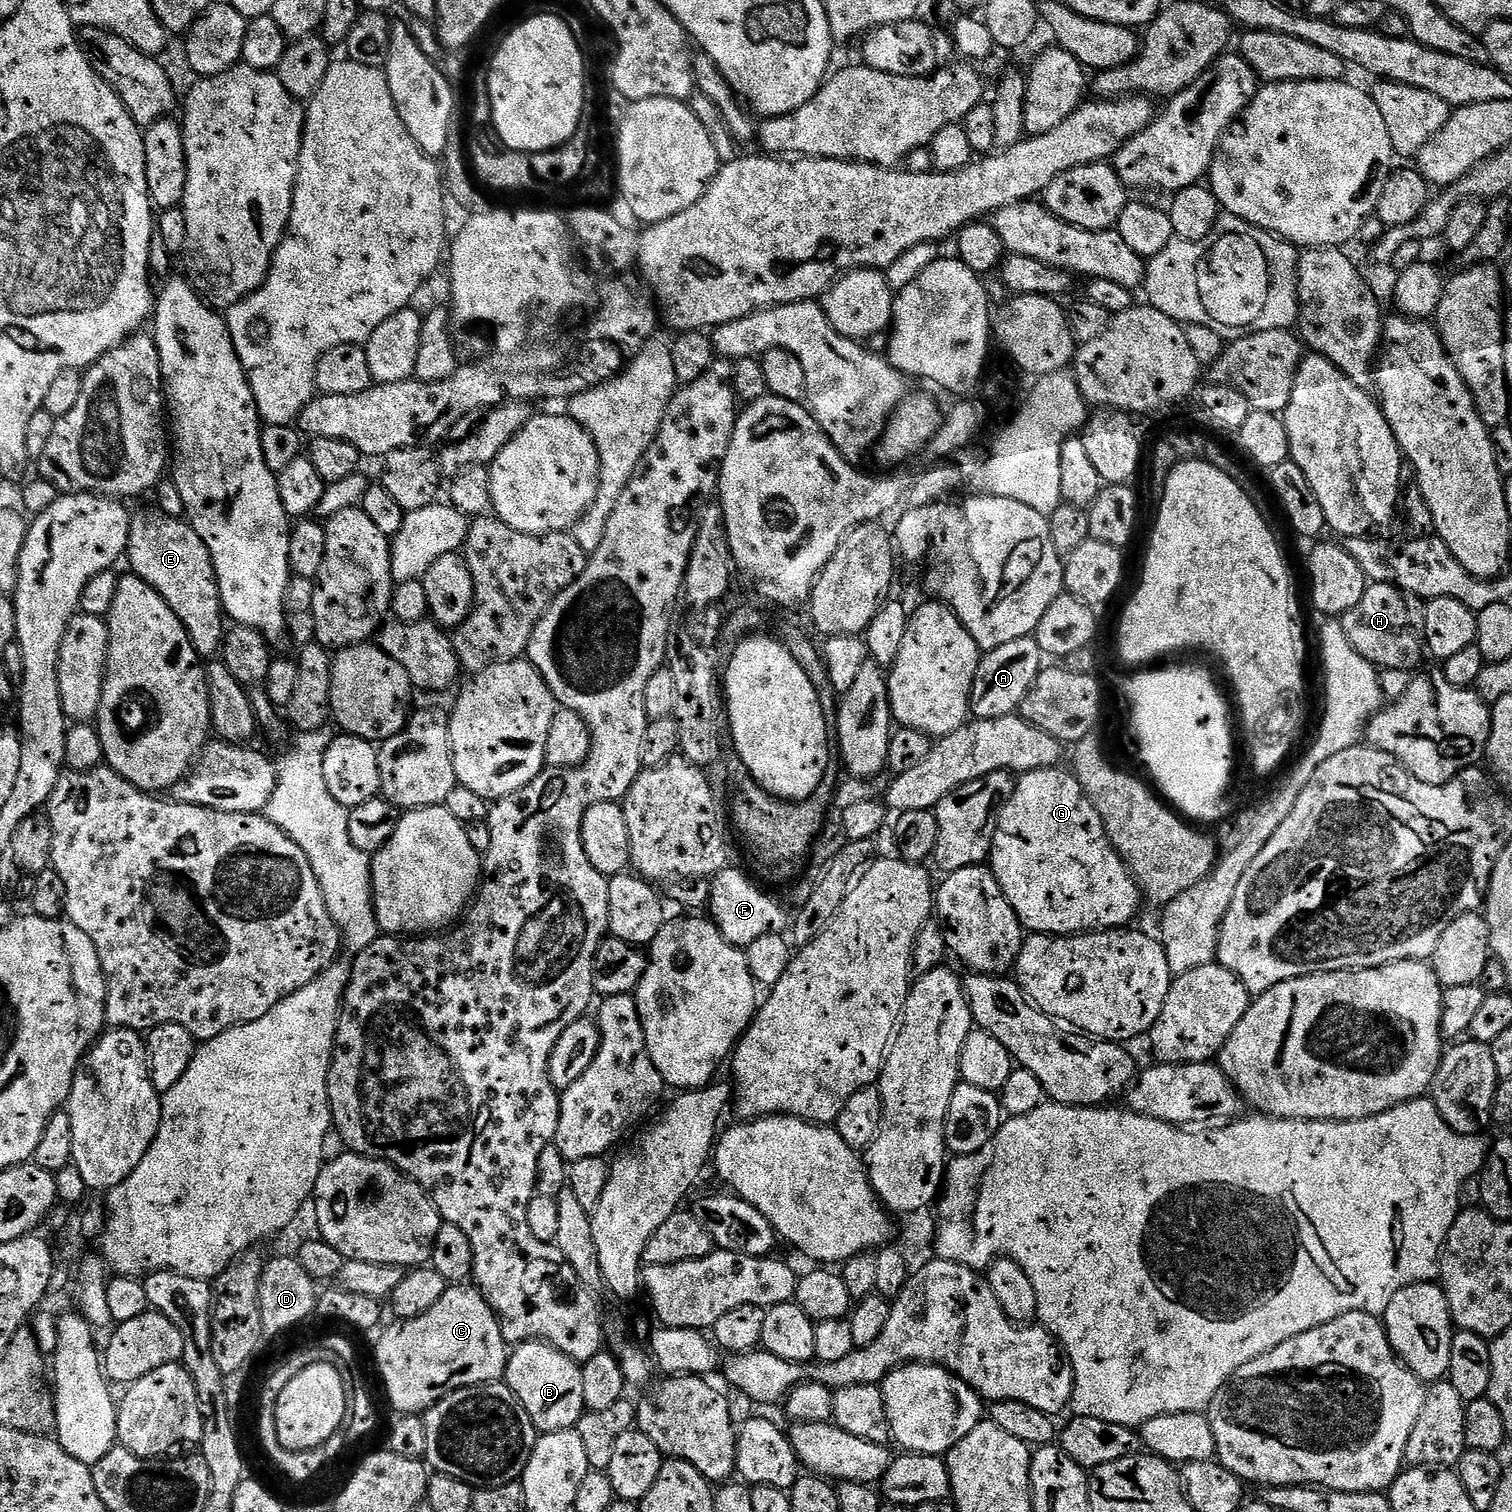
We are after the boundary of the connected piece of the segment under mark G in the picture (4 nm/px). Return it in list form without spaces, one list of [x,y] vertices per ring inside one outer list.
[[[1059,767],[1039,768],[1029,772],[1021,772],[1015,777],[1016,785],[1012,788],[1012,793],[1008,796],[1008,801],[1001,803],[994,812],[994,827],[992,832],[992,853],[989,854],[988,860],[992,863],[990,875],[996,881],[996,887],[1000,890],[1000,895],[1004,897],[1008,907],[1011,908],[1013,917],[1020,920],[1028,927],[1027,931],[1032,934],[1043,934],[1045,936],[1070,936],[1073,934],[1083,934],[1097,930],[1111,930],[1113,928],[1122,928],[1131,925],[1132,915],[1136,912],[1136,907],[1142,900],[1142,892],[1138,887],[1127,864],[1121,860],[1115,848],[1112,848],[1110,842],[1104,835],[1103,826],[1100,824],[1100,818],[1091,804],[1084,796],[1078,781],[1072,774],[1067,771],[1060,772]]]

